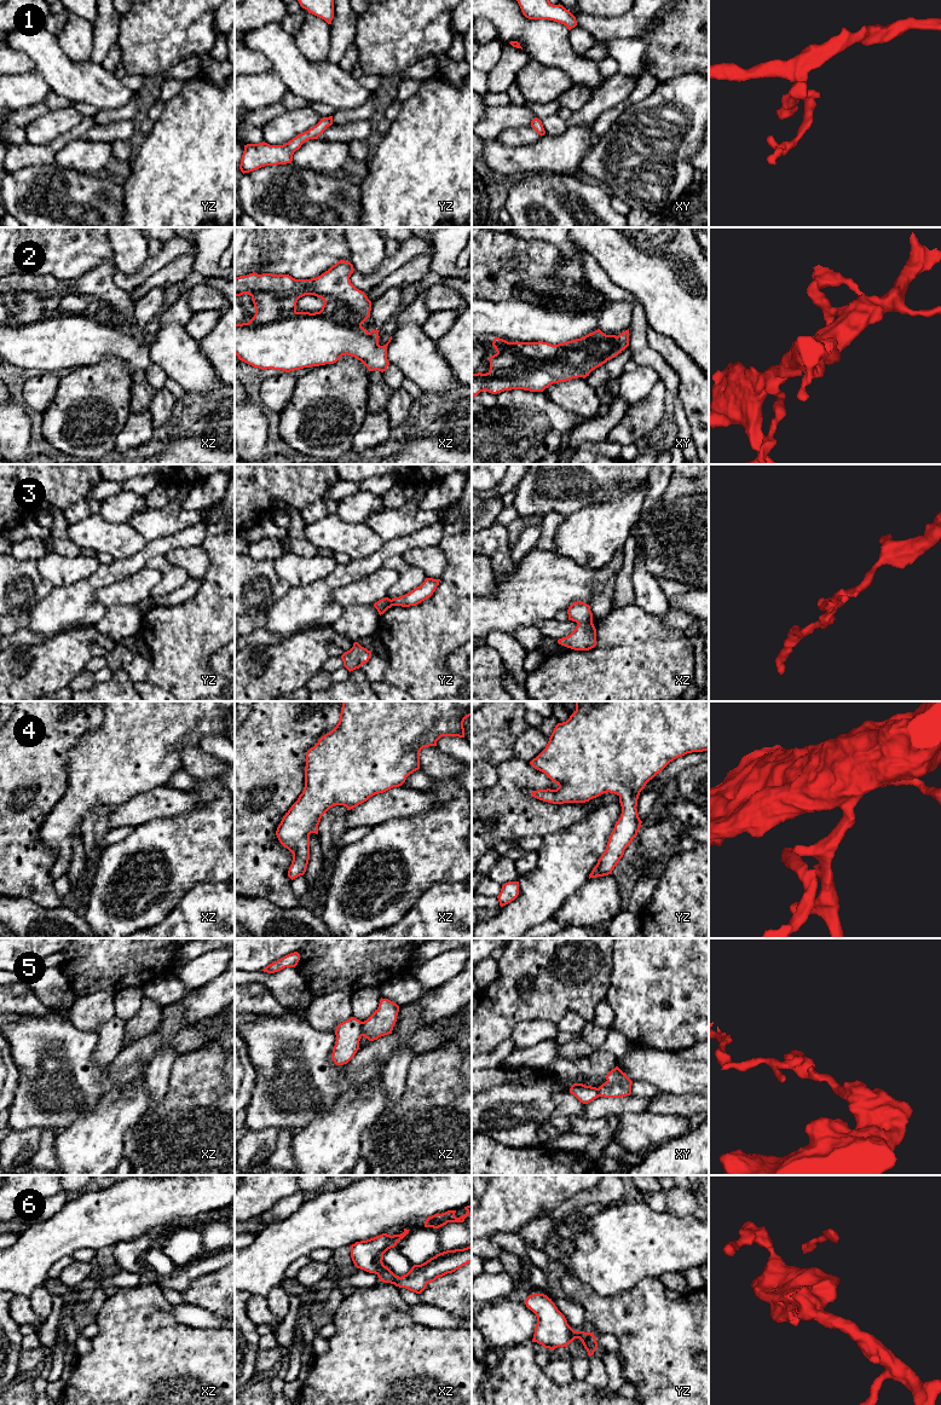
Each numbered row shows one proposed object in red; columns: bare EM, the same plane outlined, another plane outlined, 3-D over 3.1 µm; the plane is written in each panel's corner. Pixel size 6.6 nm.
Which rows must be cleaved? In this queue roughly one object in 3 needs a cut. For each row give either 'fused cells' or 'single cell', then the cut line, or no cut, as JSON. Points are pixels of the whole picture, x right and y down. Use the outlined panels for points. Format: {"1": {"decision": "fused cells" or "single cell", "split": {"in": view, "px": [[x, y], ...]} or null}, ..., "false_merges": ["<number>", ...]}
{"1": {"decision": "single cell", "split": null}, "2": {"decision": "single cell", "split": null}, "3": {"decision": "fused cells", "split": {"in": "xz", "px": [[592, 619], [578, 624]]}}, "4": {"decision": "single cell", "split": null}, "5": {"decision": "fused cells", "split": {"in": "xz", "px": [[363, 1022], [362, 1035]]}}, "6": {"decision": "single cell", "split": null}, "false_merges": ["3", "5"]}

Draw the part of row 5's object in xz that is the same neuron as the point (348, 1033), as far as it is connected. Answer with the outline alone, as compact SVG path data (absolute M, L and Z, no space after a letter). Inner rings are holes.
M351 1017L336 1027L331 1059L336 1065L347 1064L359 1050L363 1022Z

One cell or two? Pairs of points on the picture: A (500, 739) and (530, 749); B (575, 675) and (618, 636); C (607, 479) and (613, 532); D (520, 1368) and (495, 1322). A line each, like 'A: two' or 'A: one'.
A: two
B: one
C: two
D: two

